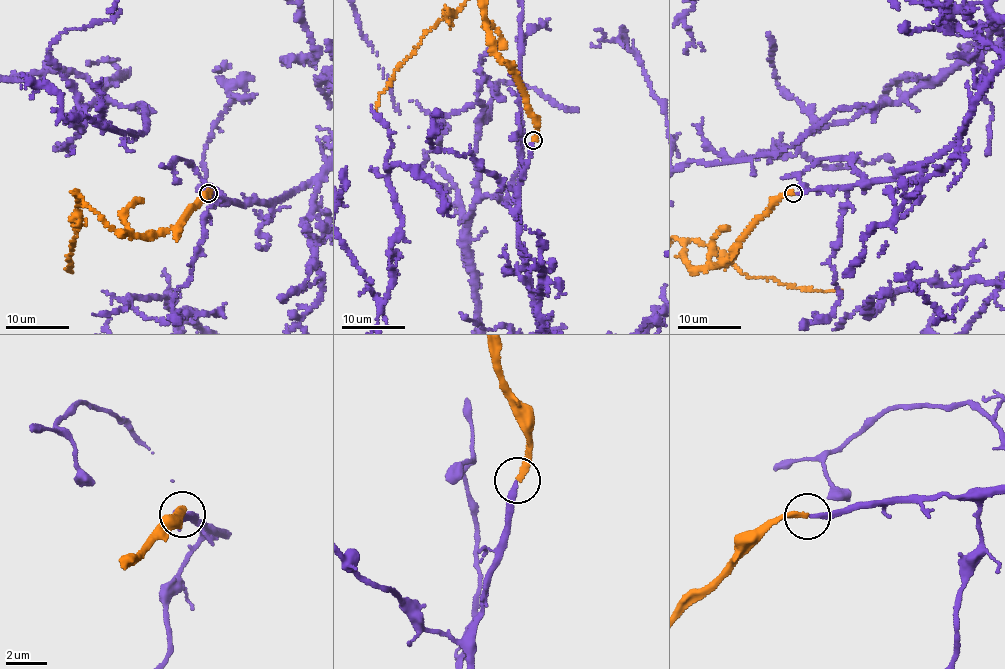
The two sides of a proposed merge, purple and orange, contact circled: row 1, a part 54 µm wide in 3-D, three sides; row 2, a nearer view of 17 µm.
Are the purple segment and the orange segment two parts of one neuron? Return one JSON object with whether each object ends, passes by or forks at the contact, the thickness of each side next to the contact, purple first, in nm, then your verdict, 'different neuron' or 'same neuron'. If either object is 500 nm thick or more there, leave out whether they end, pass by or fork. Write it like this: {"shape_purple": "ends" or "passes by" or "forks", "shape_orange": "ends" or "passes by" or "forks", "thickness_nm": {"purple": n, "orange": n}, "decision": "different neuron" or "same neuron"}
{"shape_purple": "ends", "shape_orange": "ends", "thickness_nm": {"purple": 240, "orange": 240}, "decision": "same neuron"}

